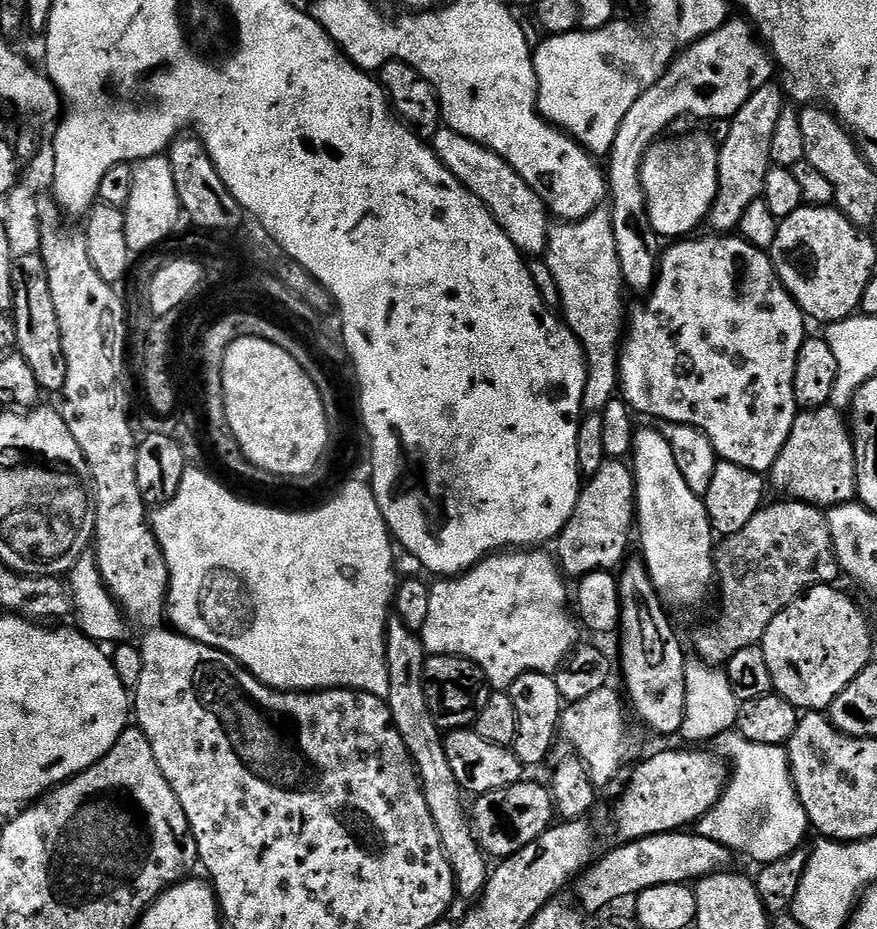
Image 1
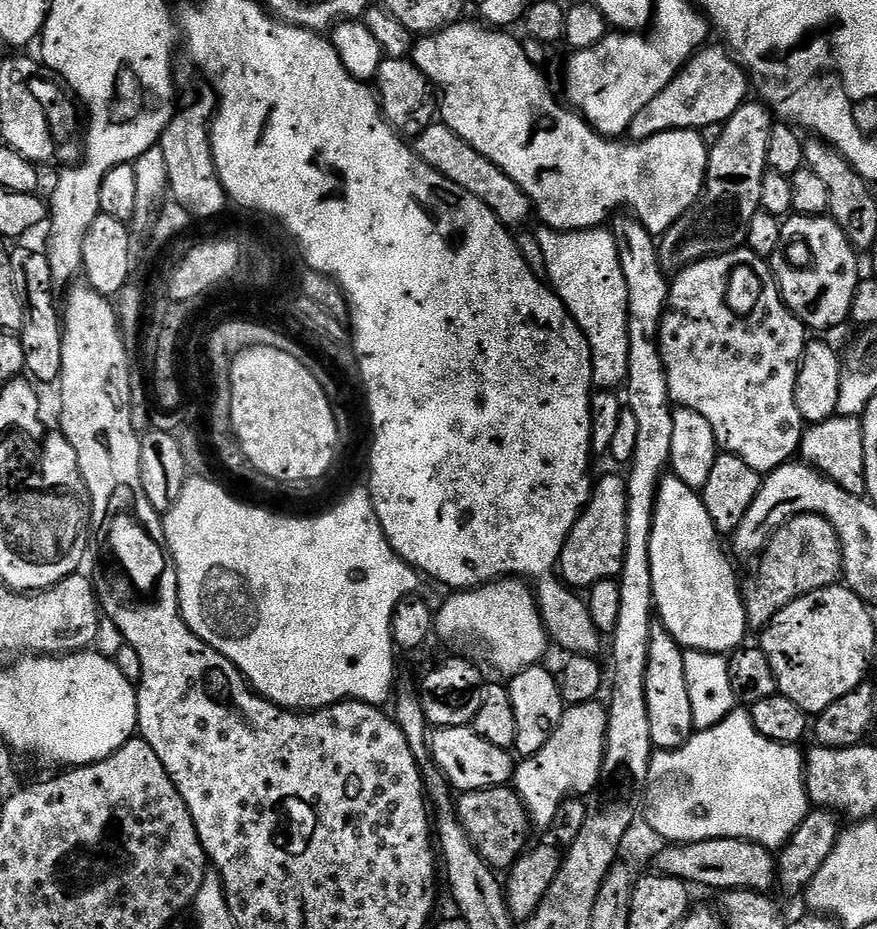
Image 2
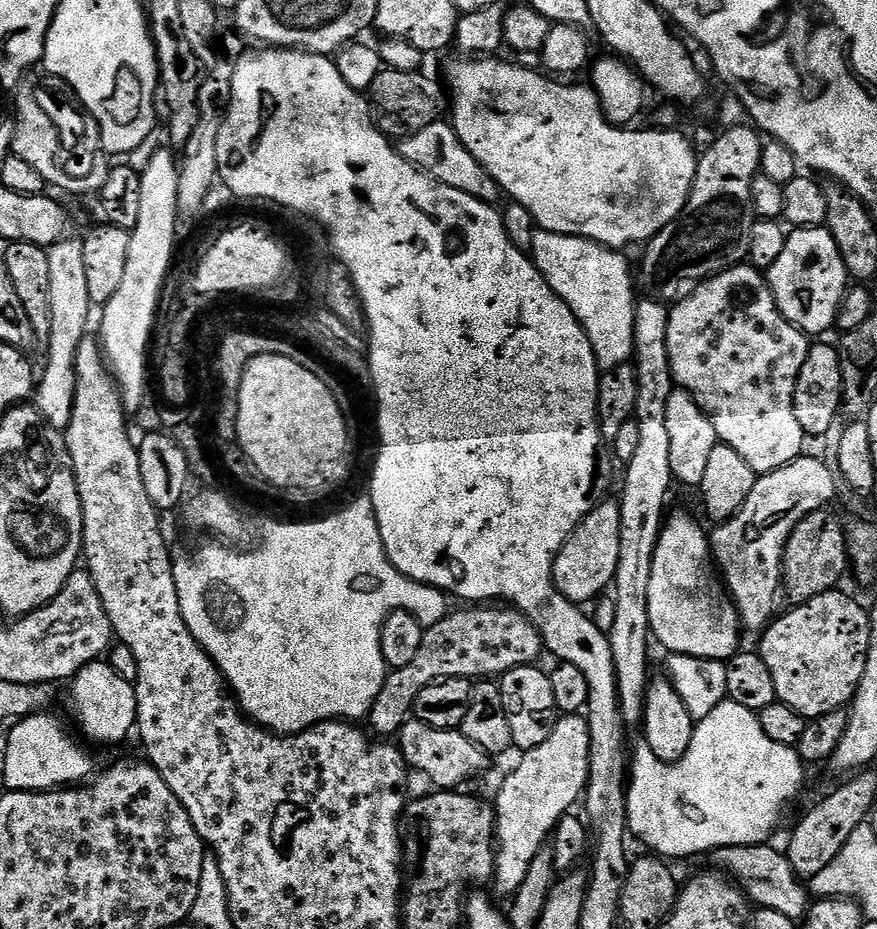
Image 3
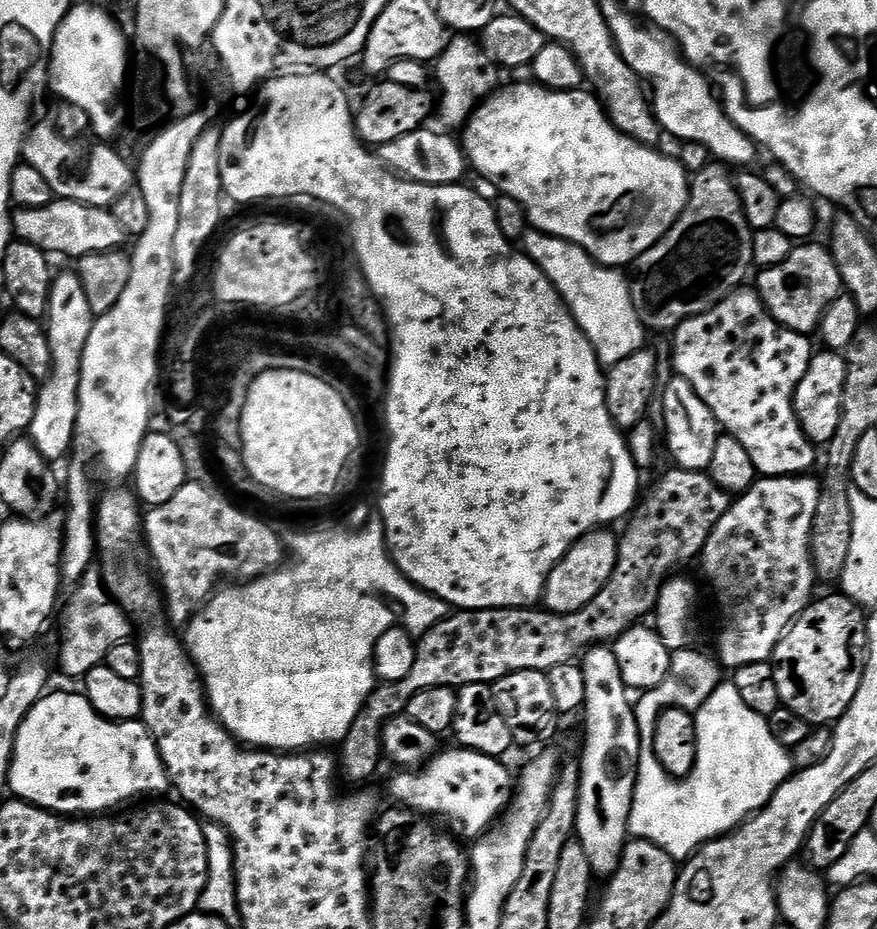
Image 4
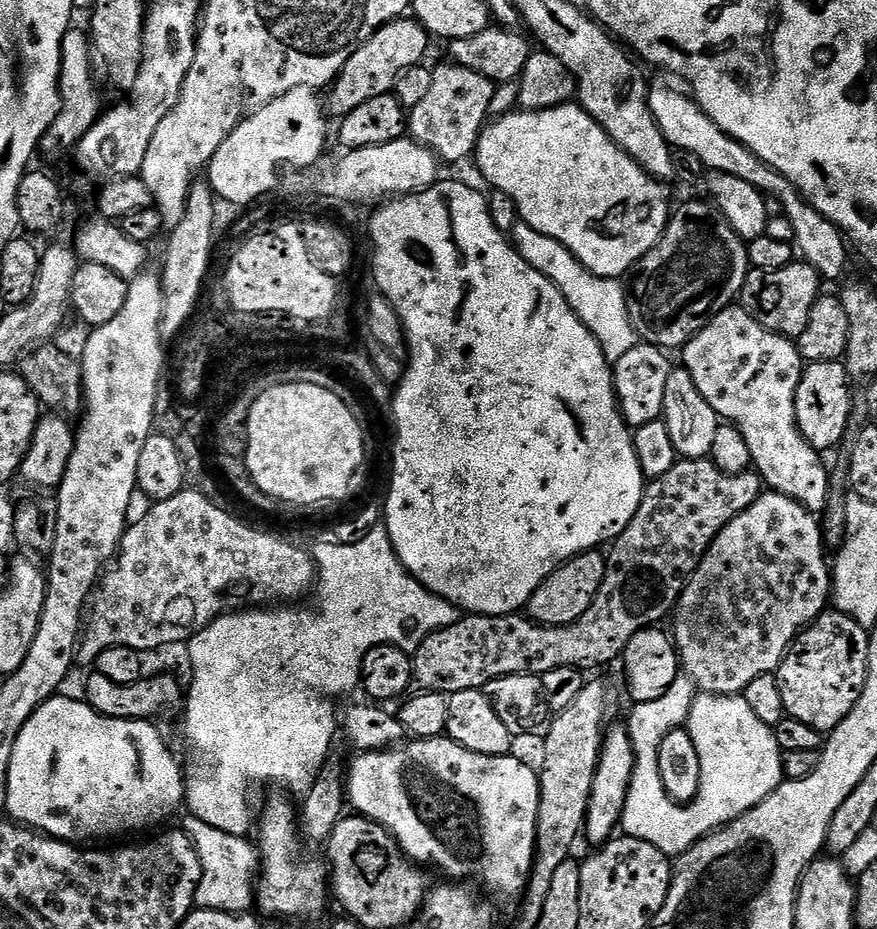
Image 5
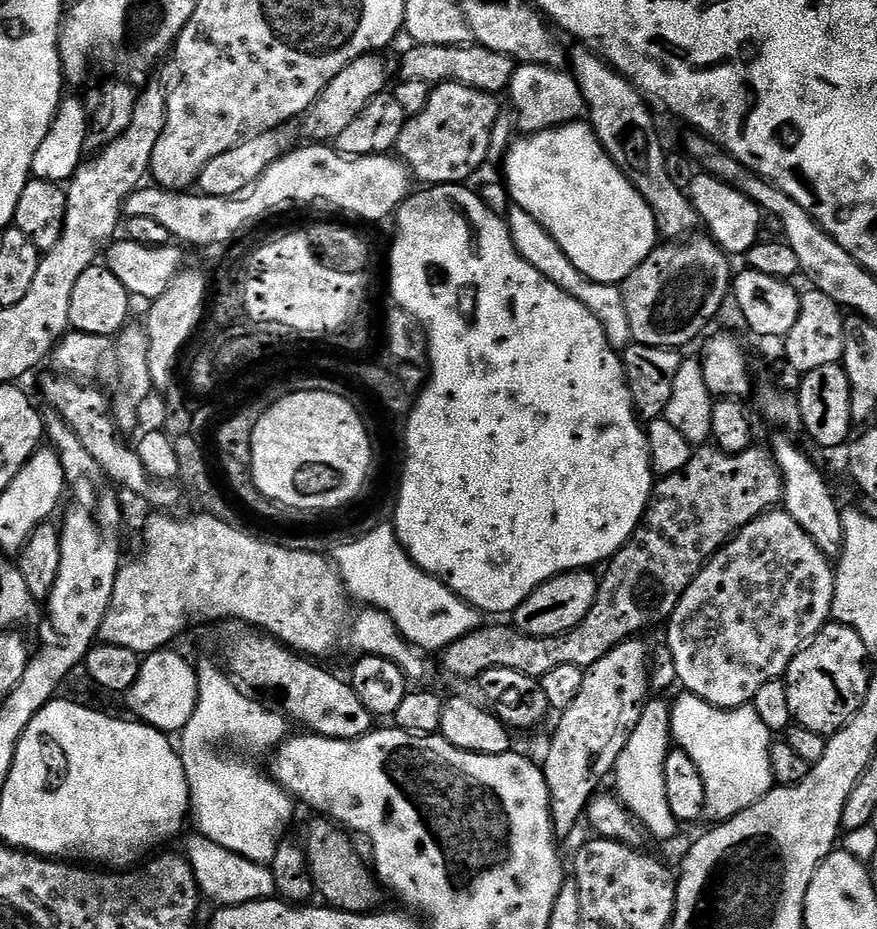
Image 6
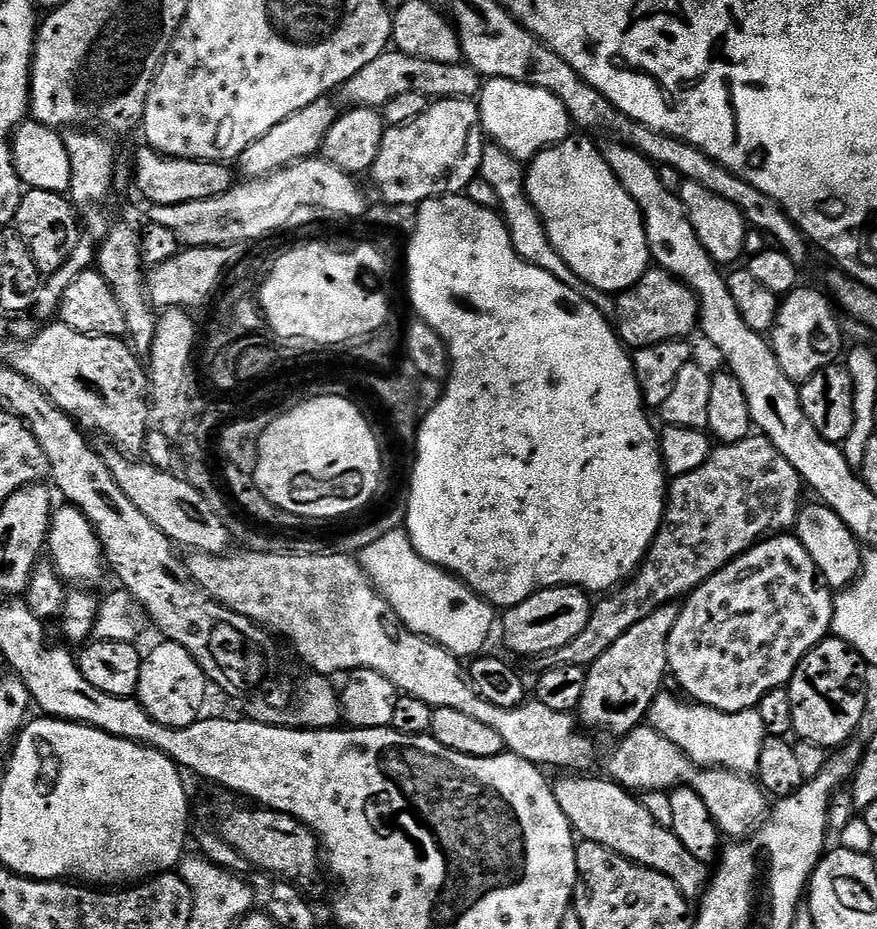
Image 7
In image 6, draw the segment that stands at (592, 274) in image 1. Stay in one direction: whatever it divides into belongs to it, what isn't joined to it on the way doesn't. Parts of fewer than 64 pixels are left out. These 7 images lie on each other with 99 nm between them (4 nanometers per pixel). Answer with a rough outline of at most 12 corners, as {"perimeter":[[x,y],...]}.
{"perimeter":[[526,210],[506,223],[520,257],[578,298],[612,348],[633,343],[617,285],[581,274]]}

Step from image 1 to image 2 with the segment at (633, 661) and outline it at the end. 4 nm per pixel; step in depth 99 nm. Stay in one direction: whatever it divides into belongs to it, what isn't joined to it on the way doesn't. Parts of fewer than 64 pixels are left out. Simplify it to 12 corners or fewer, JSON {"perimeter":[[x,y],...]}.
{"perimeter":[[653,627],[646,711],[653,749],[694,734],[685,649]]}

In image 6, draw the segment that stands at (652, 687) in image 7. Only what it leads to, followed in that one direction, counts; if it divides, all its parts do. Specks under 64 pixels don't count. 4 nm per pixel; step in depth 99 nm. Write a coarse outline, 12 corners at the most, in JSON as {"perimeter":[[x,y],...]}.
{"perimeter":[[623,640],[584,673],[542,759],[568,836],[650,699],[650,648]]}

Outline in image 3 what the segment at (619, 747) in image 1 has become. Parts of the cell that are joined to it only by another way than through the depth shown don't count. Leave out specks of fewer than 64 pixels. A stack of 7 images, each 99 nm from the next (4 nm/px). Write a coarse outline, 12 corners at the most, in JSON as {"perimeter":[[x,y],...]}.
{"perimeter":[[564,714],[500,784],[496,875],[515,894],[588,787],[588,721]]}

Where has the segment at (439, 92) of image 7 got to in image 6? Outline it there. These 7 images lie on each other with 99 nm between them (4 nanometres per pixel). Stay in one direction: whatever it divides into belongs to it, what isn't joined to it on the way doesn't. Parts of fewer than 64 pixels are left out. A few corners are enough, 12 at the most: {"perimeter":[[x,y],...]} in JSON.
{"perimeter":[[416,44],[400,80],[465,84],[507,93],[517,67],[506,54]]}

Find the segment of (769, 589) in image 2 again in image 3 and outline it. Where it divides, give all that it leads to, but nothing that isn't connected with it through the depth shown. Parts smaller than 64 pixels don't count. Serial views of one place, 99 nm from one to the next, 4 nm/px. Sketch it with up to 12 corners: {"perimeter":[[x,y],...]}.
{"perimeter":[[804,516],[782,559],[793,605],[833,591],[850,568],[846,524]]}

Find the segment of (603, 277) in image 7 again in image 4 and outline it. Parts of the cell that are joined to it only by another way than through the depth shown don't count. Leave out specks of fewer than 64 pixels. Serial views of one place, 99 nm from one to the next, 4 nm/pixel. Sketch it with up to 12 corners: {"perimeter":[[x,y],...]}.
{"perimeter":[[512,84],[462,147],[528,223],[623,269],[688,201],[591,91]]}

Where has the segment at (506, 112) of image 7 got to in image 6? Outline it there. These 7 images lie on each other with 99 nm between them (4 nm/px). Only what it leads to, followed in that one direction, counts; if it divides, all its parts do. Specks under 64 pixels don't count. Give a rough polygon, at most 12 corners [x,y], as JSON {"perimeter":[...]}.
{"perimeter":[[517,67],[507,90],[524,134],[585,115],[567,71]]}

